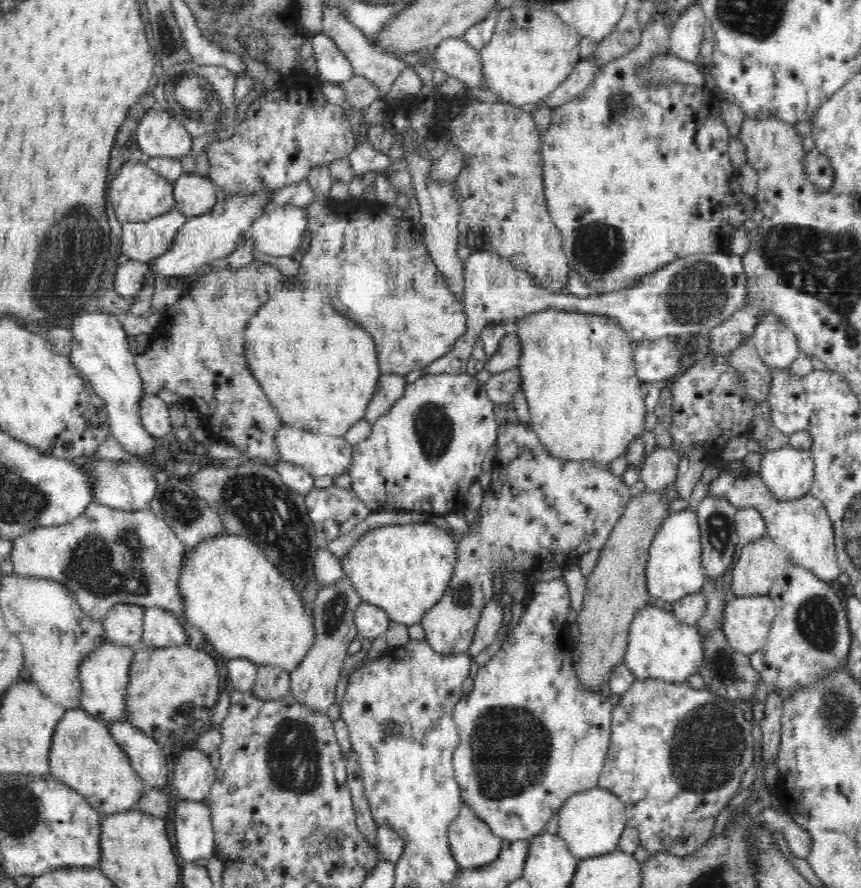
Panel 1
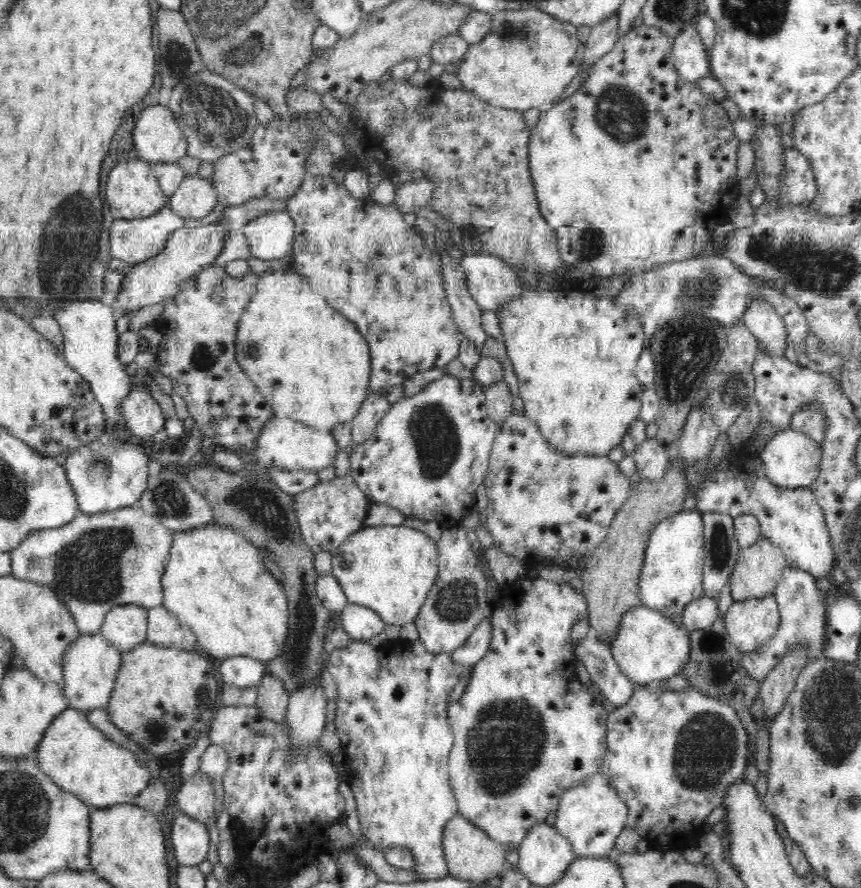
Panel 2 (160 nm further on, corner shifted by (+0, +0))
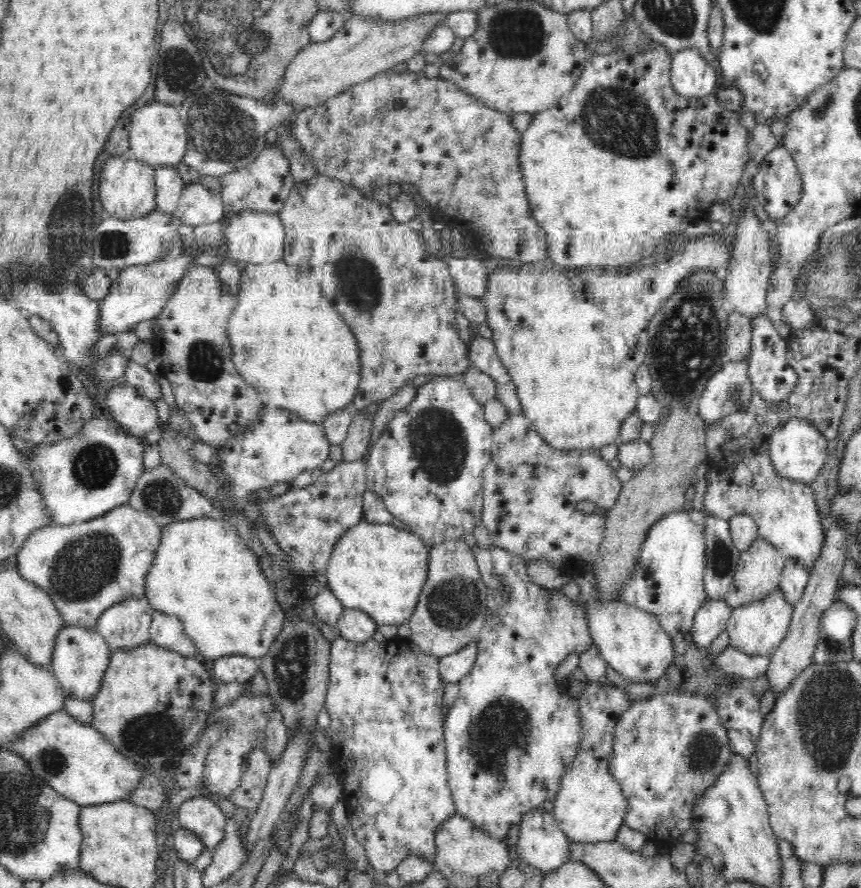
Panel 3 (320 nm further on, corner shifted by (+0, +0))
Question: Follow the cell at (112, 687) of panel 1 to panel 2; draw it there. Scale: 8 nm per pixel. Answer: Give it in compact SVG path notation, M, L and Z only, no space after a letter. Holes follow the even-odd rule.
M102 633L80 635L65 650L62 662L63 694L69 708L82 711L105 709L110 702L114 681L121 665L121 650L118 650Z

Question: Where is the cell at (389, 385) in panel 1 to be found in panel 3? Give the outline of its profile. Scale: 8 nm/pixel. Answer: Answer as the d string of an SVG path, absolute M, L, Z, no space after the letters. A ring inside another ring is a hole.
M363 410L354 412L346 438L341 442L343 461L352 462L362 458L370 444L373 415L367 417Z

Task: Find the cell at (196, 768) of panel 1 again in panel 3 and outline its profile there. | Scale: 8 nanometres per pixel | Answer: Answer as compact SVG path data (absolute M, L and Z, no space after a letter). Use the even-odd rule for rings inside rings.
M204 796L186 799L179 807L177 820L182 828L201 838L205 847L216 848L225 840L227 819L220 807Z

